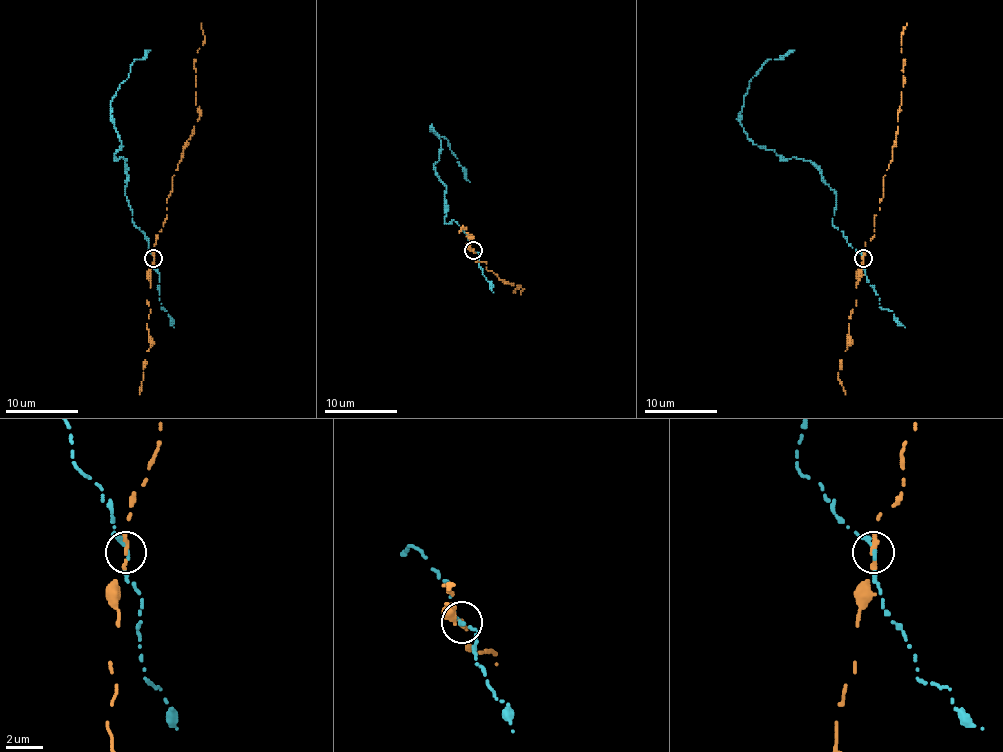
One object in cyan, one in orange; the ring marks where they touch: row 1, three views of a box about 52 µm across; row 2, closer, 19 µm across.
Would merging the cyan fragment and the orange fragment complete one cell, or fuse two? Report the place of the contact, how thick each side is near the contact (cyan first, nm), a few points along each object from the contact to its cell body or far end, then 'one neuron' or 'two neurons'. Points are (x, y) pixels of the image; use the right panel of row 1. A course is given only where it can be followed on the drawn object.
(863, 258) | 160/300 nm | cyan via (863, 258), (832, 224), (836, 193), (809, 161), (760, 148), (740, 123), (749, 81), (769, 59), (794, 50) | orange via (863, 258), (865, 242), (874, 235), (883, 177), (897, 133), (901, 39), (907, 23) | two neurons

